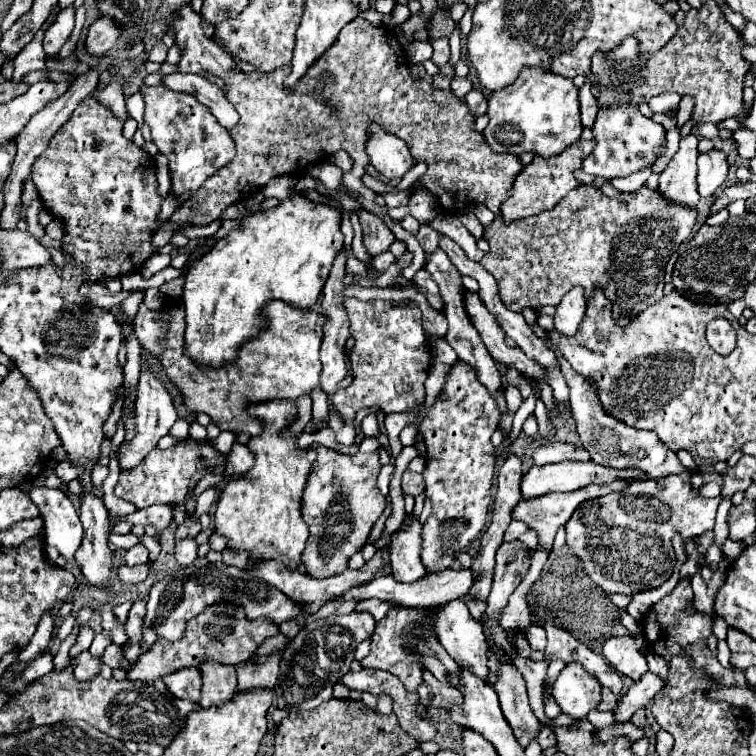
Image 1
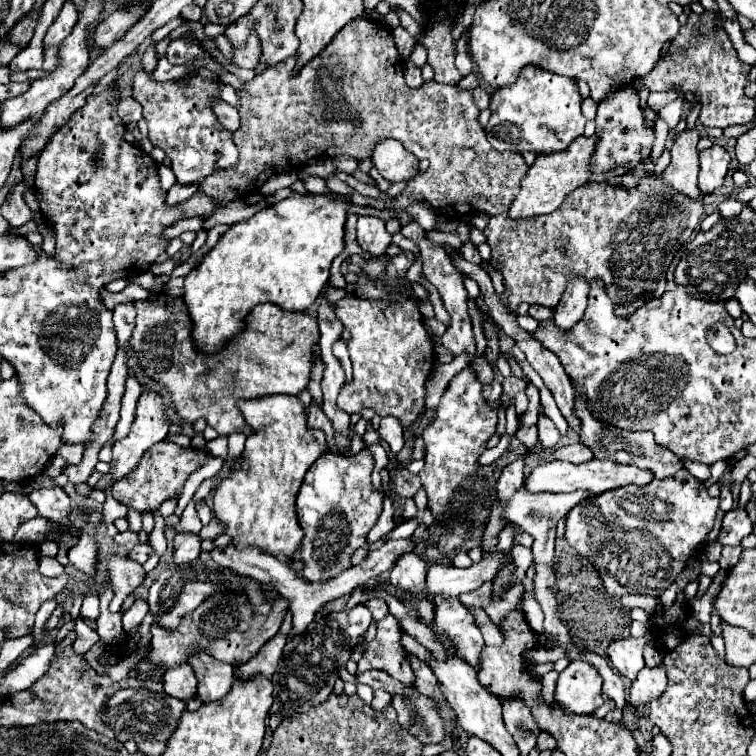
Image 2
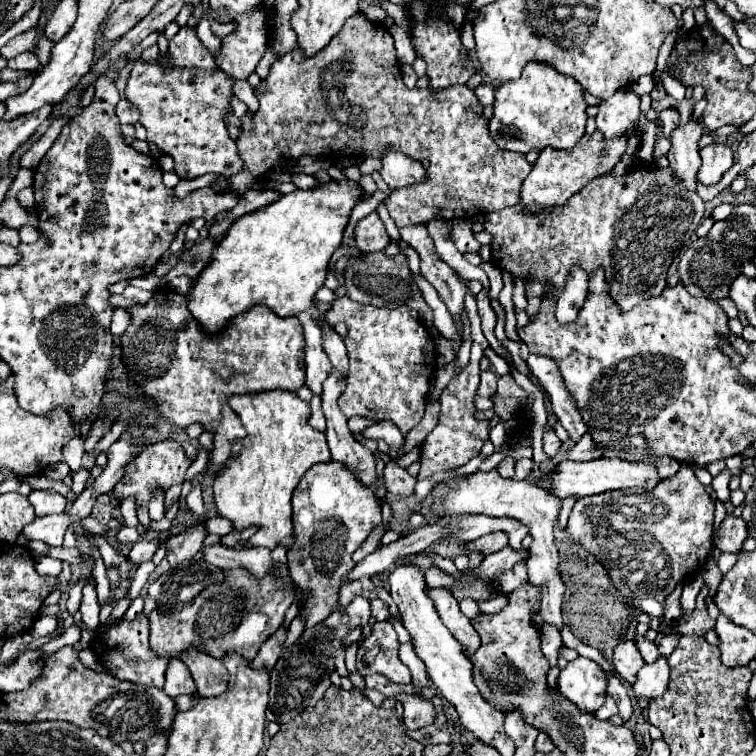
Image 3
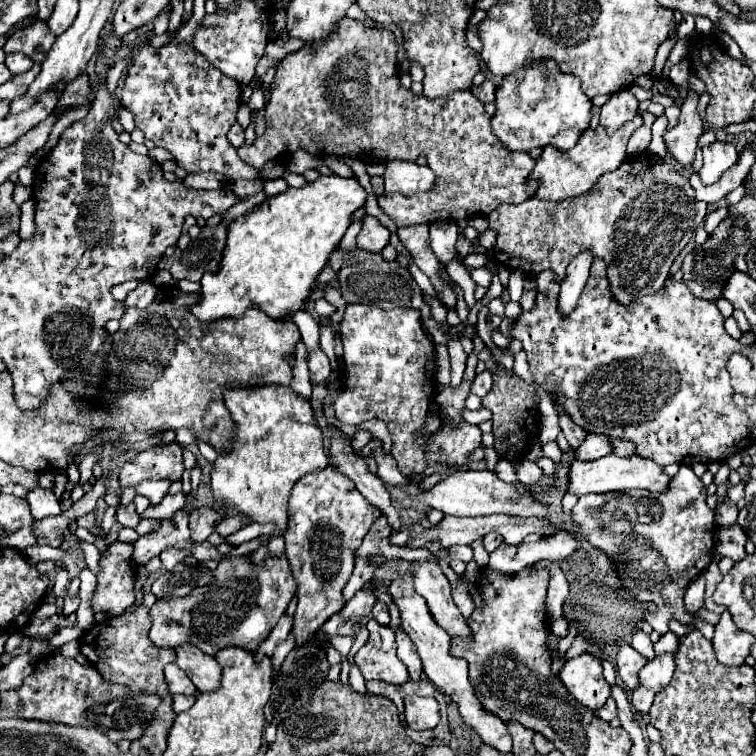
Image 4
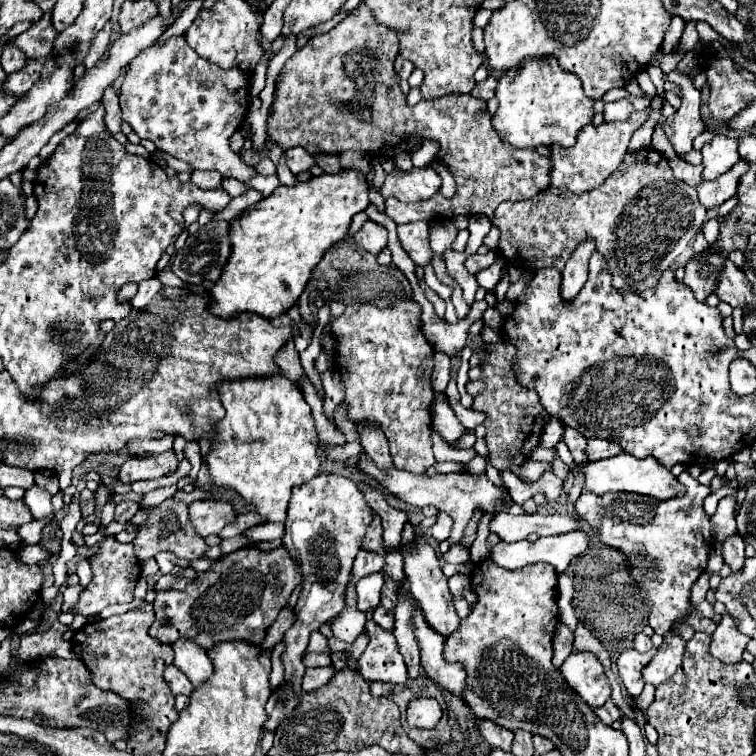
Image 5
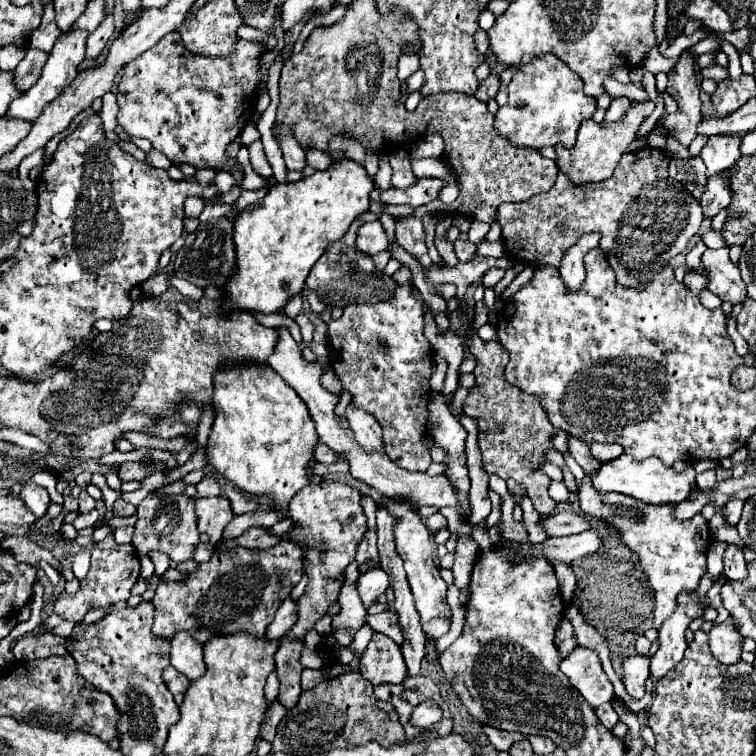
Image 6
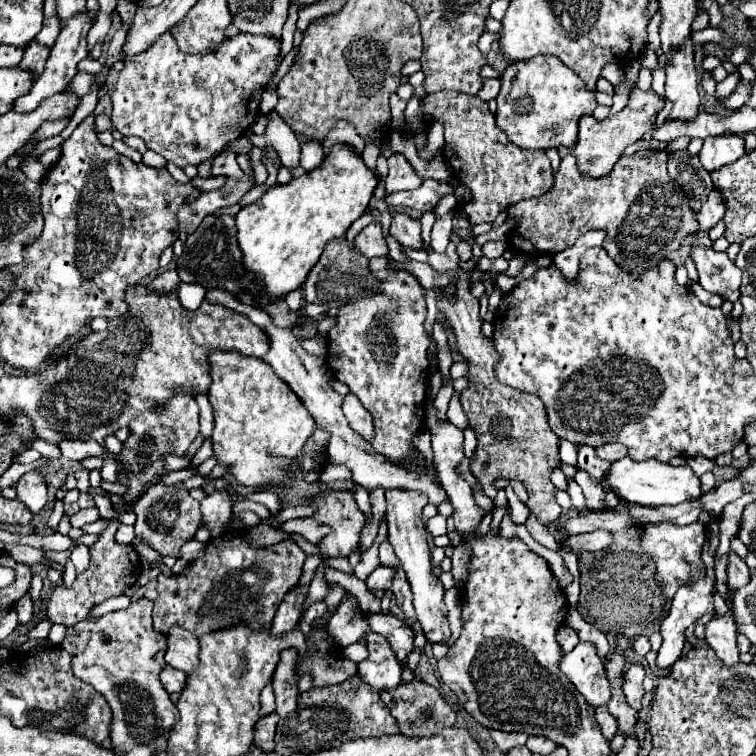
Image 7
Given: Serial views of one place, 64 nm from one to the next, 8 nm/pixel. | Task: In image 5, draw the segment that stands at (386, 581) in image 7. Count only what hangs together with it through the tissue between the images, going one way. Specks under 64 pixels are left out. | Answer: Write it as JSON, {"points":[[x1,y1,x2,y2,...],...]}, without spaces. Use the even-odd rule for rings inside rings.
{"points":[[370,574,358,582,358,602,356,608,360,612,370,612,380,604,380,590,382,590,384,578,382,574]]}

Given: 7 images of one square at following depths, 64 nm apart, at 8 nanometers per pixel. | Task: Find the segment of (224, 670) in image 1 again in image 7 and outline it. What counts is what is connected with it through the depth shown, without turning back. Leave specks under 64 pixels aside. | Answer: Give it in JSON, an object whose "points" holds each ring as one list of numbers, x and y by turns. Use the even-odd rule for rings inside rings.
{"points":[[172,628,166,638,168,638,166,662,186,674,192,674,198,668,200,652,198,638,194,638,194,634,186,632,184,628]]}

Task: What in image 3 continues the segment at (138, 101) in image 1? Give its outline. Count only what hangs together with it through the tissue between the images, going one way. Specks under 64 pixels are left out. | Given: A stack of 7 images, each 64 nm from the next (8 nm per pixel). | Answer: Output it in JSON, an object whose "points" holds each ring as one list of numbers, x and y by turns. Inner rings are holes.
{"points":[[122,98,122,100,118,102,116,114,118,114,118,118,120,118,120,122,122,122,122,124,136,124,136,122,138,122,138,118,140,118,138,108,136,108,130,100,126,100,126,98]]}

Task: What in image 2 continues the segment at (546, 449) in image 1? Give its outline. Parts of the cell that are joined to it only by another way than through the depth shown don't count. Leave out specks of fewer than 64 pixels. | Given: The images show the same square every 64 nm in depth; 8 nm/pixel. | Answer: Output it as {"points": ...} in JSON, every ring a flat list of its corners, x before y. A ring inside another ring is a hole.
{"points":[[572,444,572,446,558,446,552,450,554,460,568,460,574,464,582,464,582,462,590,462,594,458,594,454,584,446,584,444]]}

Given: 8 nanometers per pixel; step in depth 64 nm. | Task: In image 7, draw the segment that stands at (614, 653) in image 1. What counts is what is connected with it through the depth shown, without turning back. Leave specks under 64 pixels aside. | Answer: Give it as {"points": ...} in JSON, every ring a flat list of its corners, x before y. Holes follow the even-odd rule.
{"points":[[632,664,626,672,624,672,624,684,622,684,622,690,626,694,626,702,640,710,640,702,642,702,642,696,644,696,644,688,642,688,642,682,644,682,644,676,646,676,646,668,642,664]]}

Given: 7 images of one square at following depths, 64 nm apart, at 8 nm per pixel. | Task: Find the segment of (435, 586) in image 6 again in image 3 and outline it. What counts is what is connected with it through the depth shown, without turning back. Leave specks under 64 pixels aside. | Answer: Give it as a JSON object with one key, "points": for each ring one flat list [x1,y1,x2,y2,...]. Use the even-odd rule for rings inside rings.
{"points":[[428,588,428,596,434,600,434,606,438,608,442,624,452,632,452,636,462,644,466,654,474,654,478,650,480,636,470,624,470,618,466,618,458,606,458,600,446,592,444,588]]}

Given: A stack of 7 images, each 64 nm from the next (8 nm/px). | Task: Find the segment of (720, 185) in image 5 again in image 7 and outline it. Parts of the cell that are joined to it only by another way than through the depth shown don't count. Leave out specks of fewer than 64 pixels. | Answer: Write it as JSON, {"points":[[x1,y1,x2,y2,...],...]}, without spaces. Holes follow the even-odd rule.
{"points":[[712,188,698,212,700,230,710,230,724,216,724,212,726,212,726,200,718,188]]}

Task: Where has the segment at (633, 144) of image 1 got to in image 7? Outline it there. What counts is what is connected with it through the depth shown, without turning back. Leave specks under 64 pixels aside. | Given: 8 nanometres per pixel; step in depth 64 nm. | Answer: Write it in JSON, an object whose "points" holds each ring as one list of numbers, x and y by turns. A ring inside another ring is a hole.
{"points":[[622,82,616,86,616,94,614,94,614,104,610,108,610,116,616,116,620,110,624,110,624,106,628,104,628,90,632,88,632,84]]}

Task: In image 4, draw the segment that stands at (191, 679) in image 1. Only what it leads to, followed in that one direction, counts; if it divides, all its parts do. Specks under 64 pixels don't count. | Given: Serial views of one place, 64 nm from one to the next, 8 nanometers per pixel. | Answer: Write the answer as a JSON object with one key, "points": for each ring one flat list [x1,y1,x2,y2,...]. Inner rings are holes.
{"points":[[170,662,164,668,164,674,166,674,166,684,168,684,172,696,176,696,176,694,192,694,192,696,196,696,198,694,198,690,194,688,192,680,186,676,186,672,182,672,178,668,176,662]]}

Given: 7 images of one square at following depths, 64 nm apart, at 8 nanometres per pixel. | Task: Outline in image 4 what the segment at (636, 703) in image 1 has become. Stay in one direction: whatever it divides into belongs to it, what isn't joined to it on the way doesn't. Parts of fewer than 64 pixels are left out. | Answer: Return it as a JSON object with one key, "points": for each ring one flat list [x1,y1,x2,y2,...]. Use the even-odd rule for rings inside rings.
{"points":[[674,654,656,656,640,670,640,686,650,688,654,692,662,692,674,674,674,666]]}

